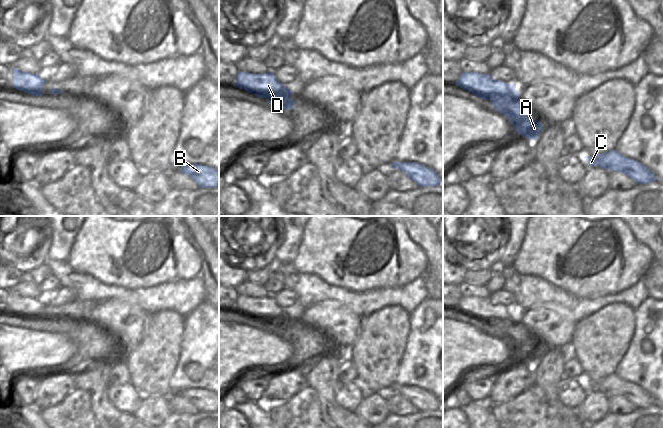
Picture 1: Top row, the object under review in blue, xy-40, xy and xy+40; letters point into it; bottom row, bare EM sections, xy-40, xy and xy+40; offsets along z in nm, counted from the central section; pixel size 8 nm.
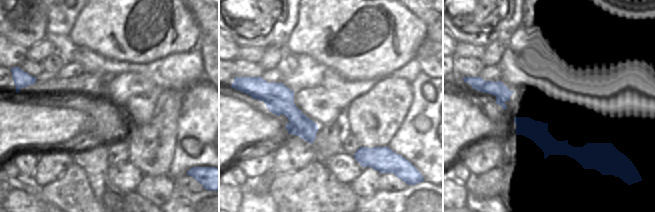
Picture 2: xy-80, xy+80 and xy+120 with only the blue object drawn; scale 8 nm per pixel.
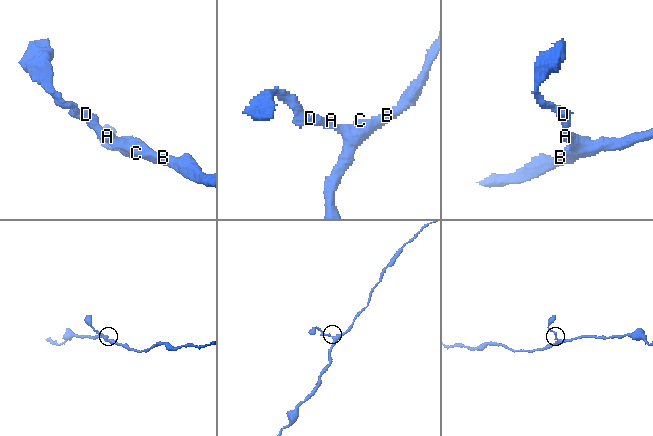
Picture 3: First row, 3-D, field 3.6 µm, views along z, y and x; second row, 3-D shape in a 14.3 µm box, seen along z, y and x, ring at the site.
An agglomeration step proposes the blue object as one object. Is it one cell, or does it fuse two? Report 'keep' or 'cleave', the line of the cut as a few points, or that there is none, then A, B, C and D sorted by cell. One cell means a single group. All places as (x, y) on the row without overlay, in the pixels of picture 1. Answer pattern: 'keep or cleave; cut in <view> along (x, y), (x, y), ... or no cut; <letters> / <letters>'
keep; no cut; A B C D

